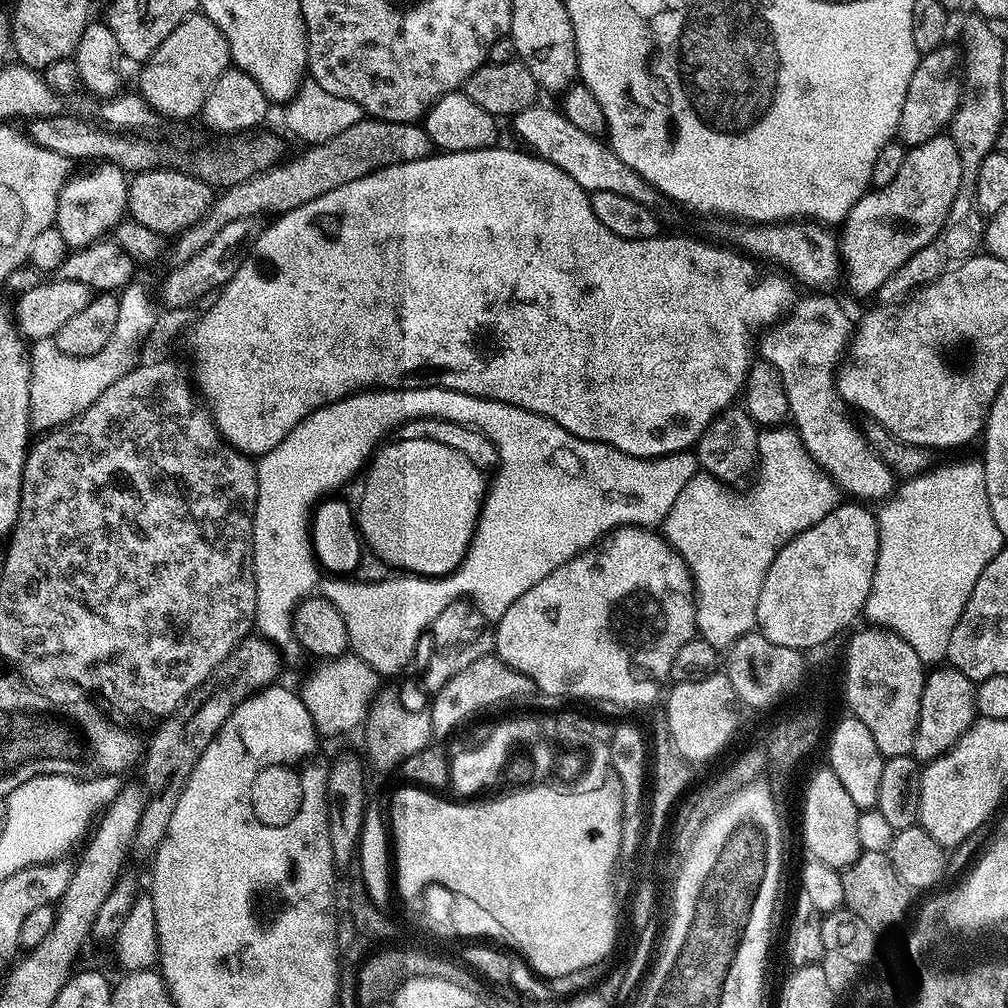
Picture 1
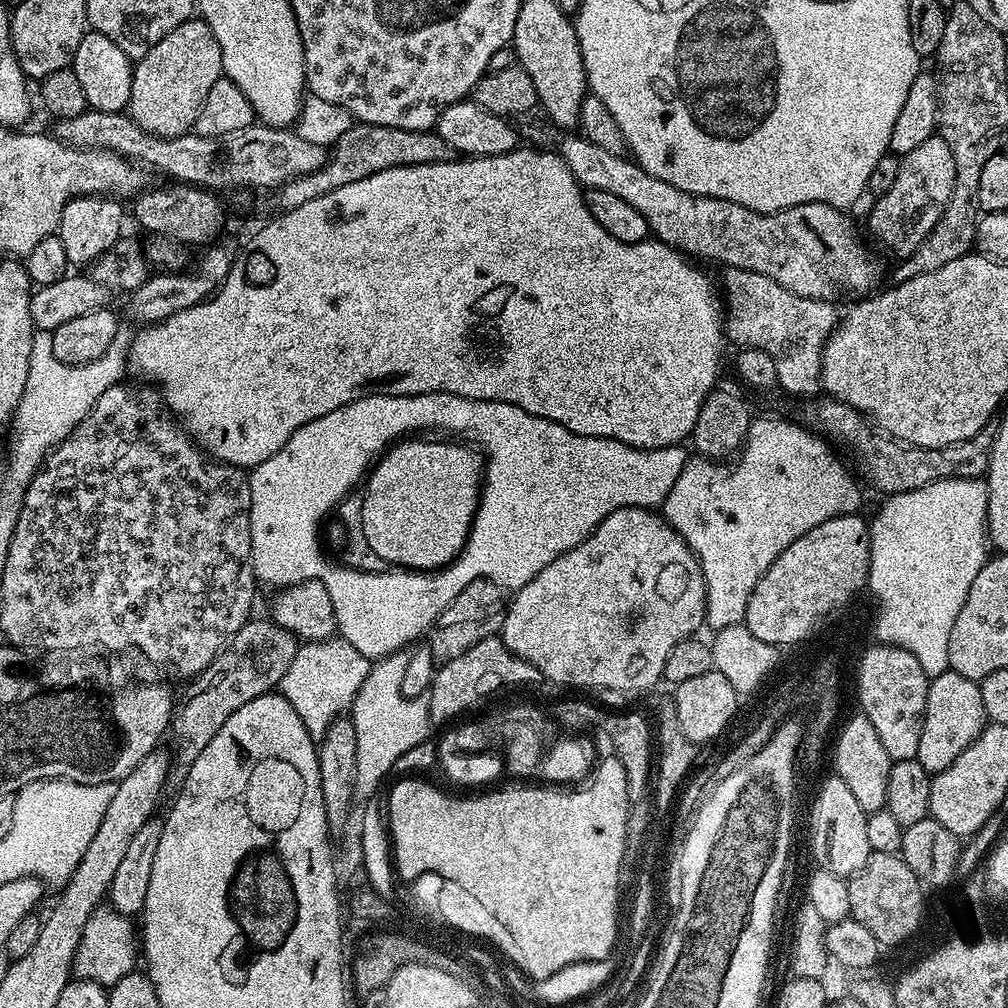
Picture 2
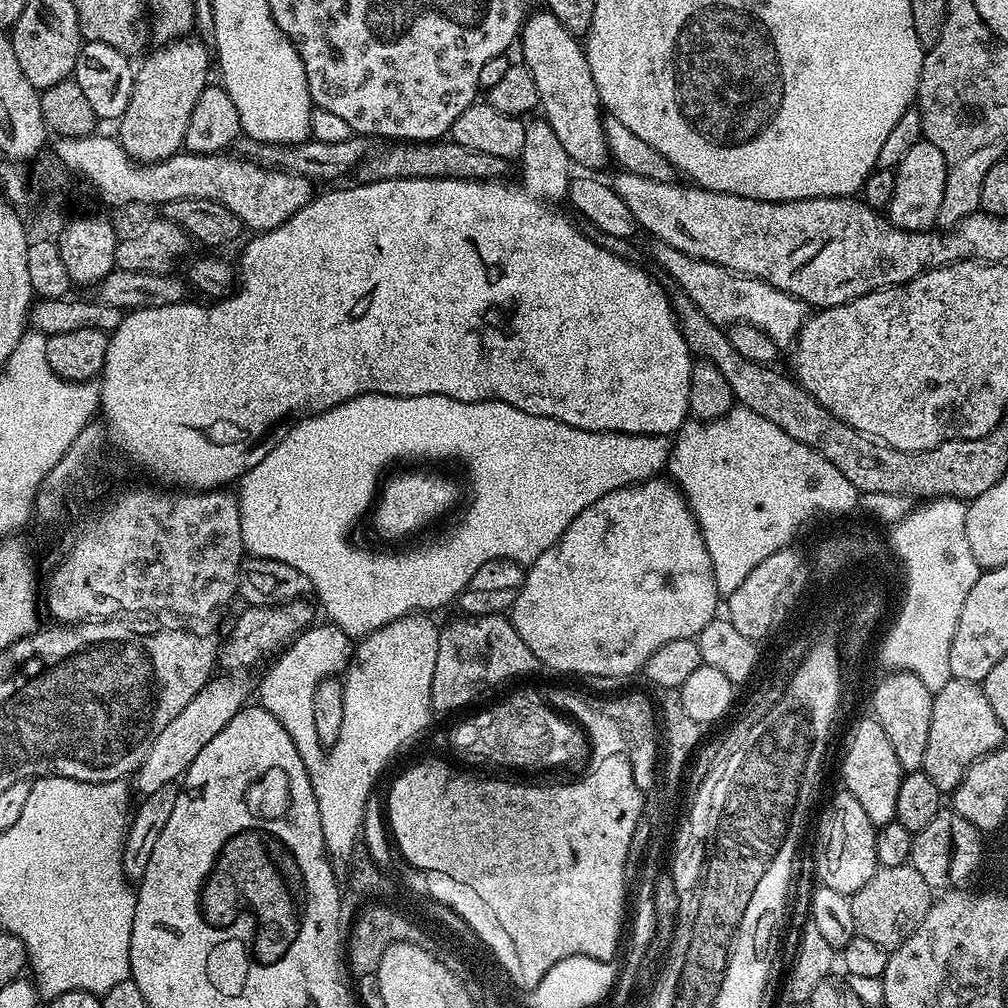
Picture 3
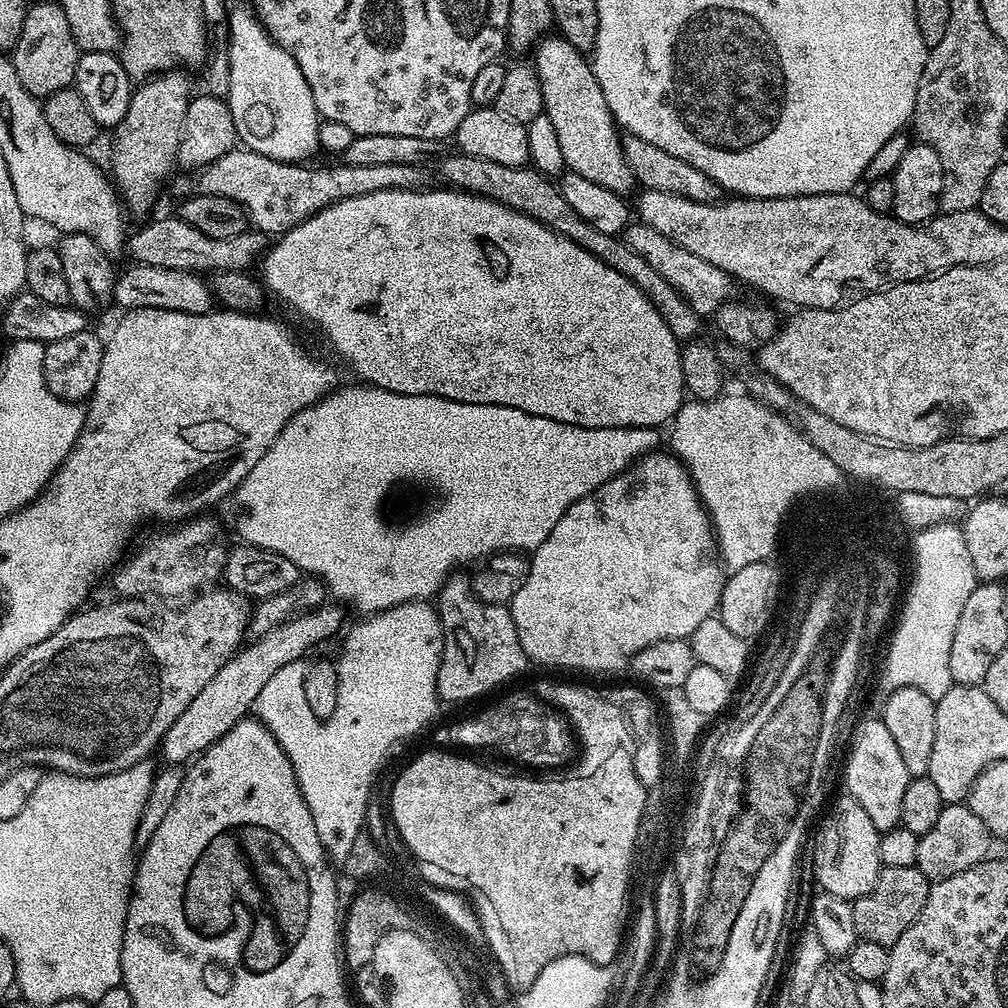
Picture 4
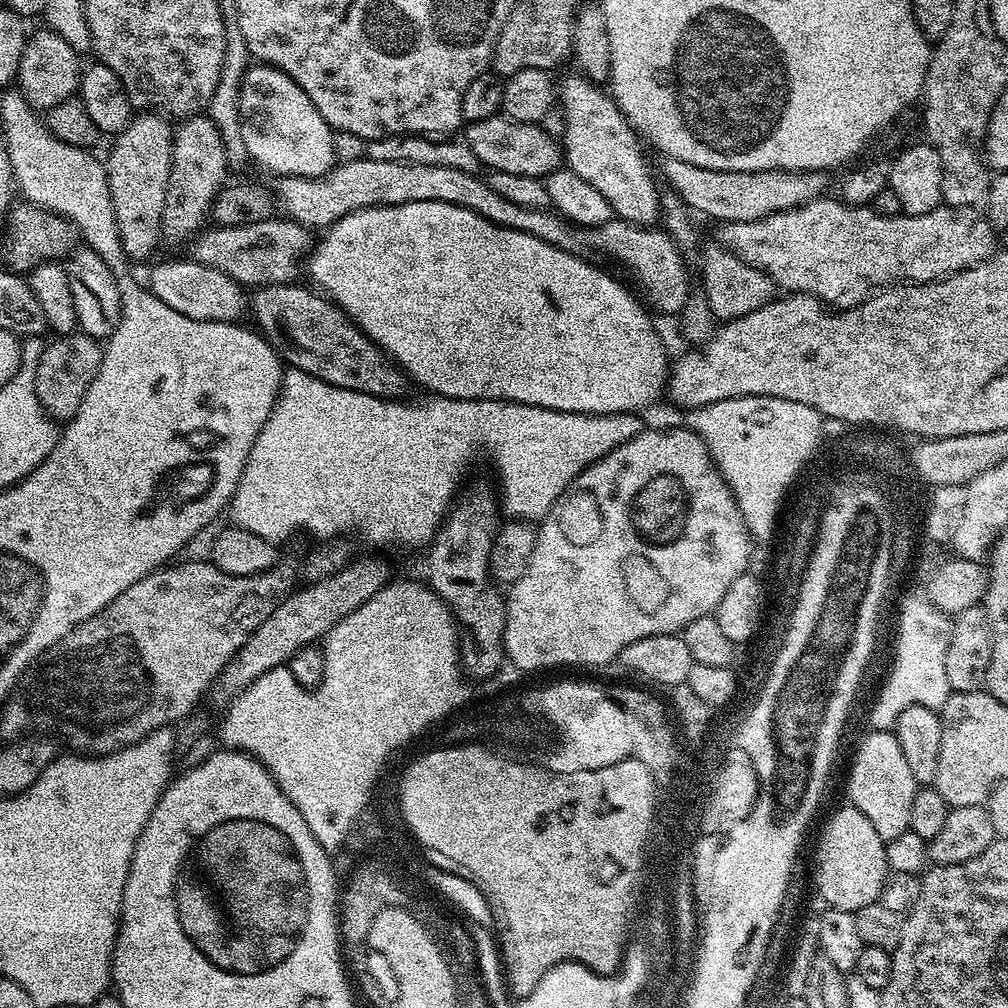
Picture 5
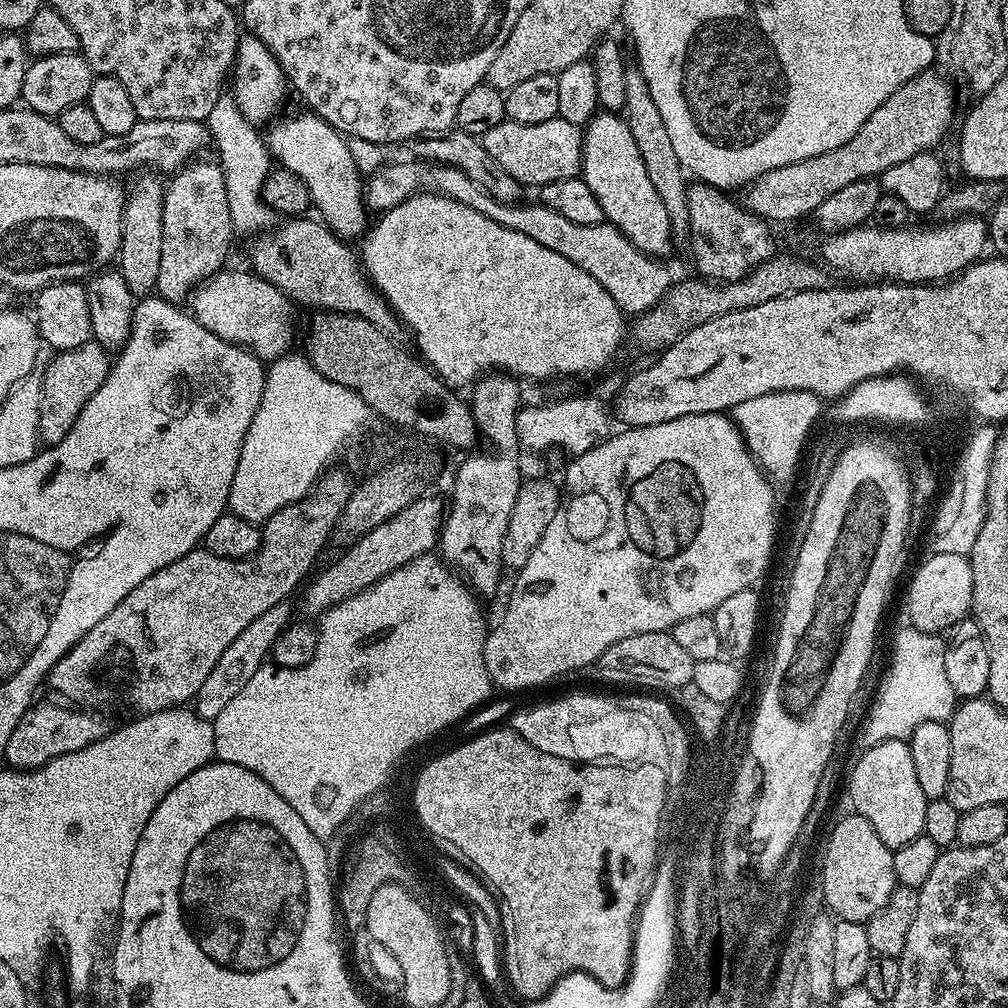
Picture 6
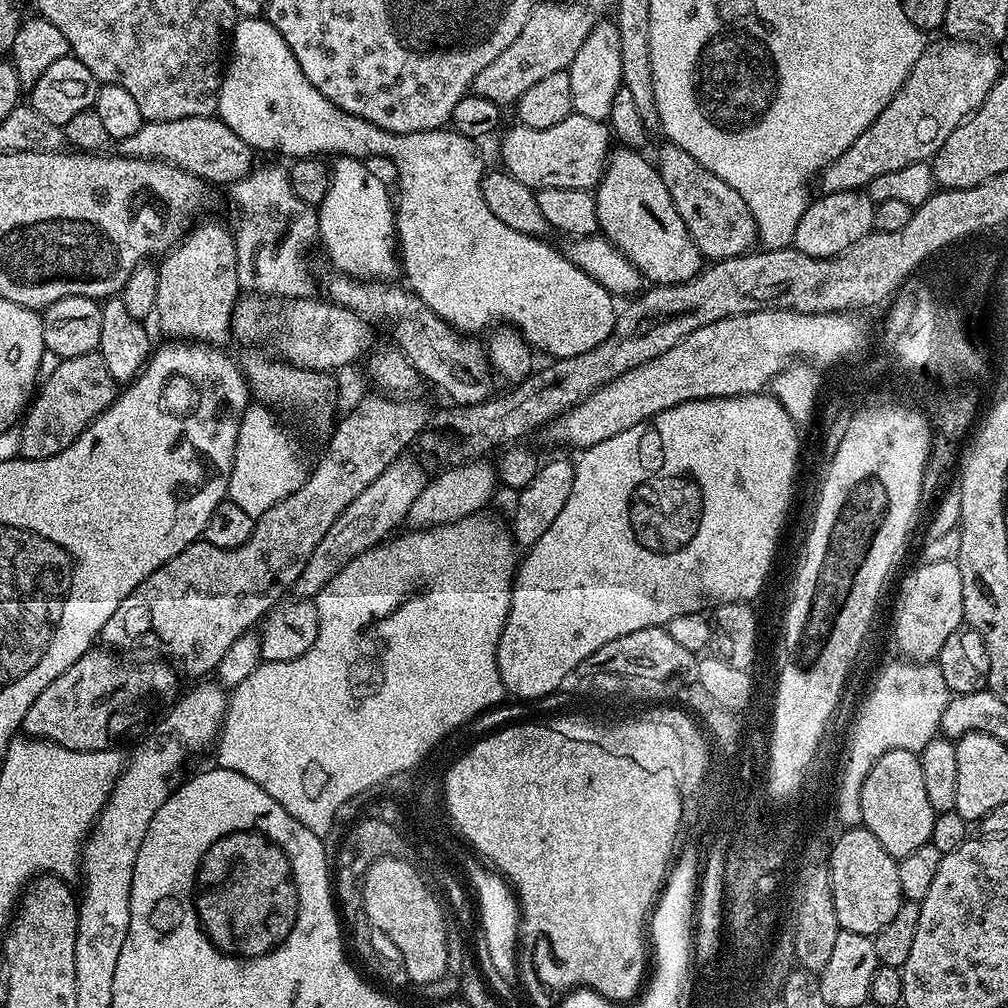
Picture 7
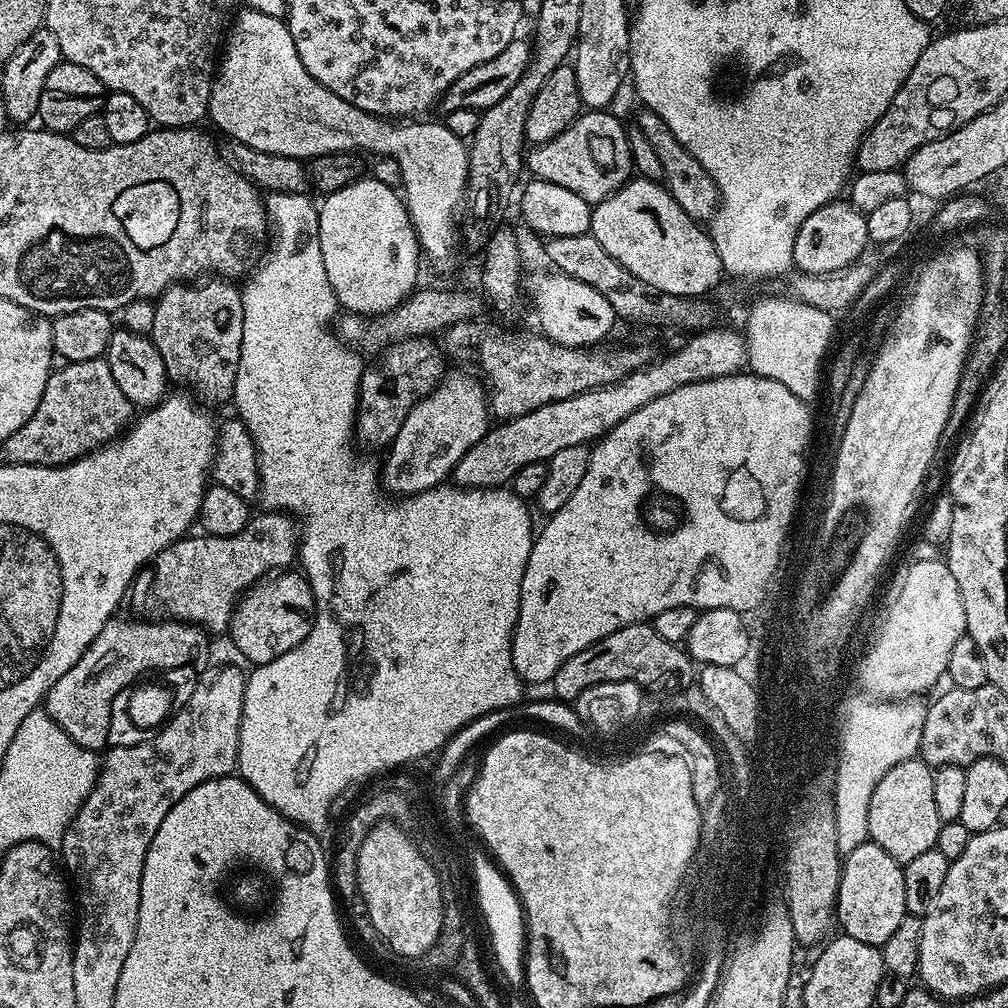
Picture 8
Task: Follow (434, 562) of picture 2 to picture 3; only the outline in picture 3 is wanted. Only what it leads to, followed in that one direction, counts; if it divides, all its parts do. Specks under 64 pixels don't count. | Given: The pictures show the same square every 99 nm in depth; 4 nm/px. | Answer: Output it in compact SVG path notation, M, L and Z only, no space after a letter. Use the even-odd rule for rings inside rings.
M400 472L383 481L371 509L372 524L384 540L404 540L440 520L456 504L460 492L448 476L440 472Z

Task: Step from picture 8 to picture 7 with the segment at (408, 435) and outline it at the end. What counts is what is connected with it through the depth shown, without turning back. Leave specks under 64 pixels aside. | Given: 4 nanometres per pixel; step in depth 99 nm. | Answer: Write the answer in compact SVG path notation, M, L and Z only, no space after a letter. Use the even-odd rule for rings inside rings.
M405 454L390 462L390 466L386 466L386 470L382 470L382 474L378 474L378 478L374 478L374 482L370 482L370 486L366 486L366 490L362 490L362 494L358 494L358 498L354 498L354 502L346 506L346 510L342 510L342 514L338 514L334 526L326 530L322 542L318 542L318 547L314 549L314 554L310 554L306 570L298 574L291 590L295 599L312 600L323 590L326 582L334 578L334 574L338 574L358 554L391 537L396 530L394 528L405 521L414 498L422 494L430 479L429 473L424 473L423 466L415 464L410 457L411 455Z

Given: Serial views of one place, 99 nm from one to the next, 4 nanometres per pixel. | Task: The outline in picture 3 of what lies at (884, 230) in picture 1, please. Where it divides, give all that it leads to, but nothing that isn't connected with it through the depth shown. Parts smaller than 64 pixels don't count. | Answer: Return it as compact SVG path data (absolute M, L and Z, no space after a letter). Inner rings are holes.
M920 139L906 158L894 170L894 198L890 198L886 215L895 228L907 232L927 232L938 218L938 206L942 206L942 194L946 194L946 158L942 158L942 150L929 140Z

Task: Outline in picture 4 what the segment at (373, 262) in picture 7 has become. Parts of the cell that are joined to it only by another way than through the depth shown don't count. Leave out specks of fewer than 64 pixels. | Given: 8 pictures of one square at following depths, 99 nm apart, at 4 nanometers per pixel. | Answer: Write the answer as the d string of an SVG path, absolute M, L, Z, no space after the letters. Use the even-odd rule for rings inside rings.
M247 3L240 4L237 8L235 5L229 11L226 23L230 58L230 90L226 99L230 114L234 118L237 141L251 152L275 160L304 162L307 161L307 156L317 155L320 147L318 130L322 117L316 111L314 94L310 94L310 86L306 86L306 78L302 78L302 70L298 70L298 62L294 62L294 58L290 58L290 54L282 50L282 46L274 43Z

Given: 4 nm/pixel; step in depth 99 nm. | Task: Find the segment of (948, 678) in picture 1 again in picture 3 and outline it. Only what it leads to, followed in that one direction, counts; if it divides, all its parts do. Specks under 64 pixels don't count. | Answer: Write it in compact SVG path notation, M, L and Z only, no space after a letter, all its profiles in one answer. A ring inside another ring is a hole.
M950 679L932 697L930 735L922 770L941 794L950 794L975 760L999 748L1005 740L1006 730L1002 722L998 722L998 714L994 714L990 702L986 702L983 687L974 680Z

